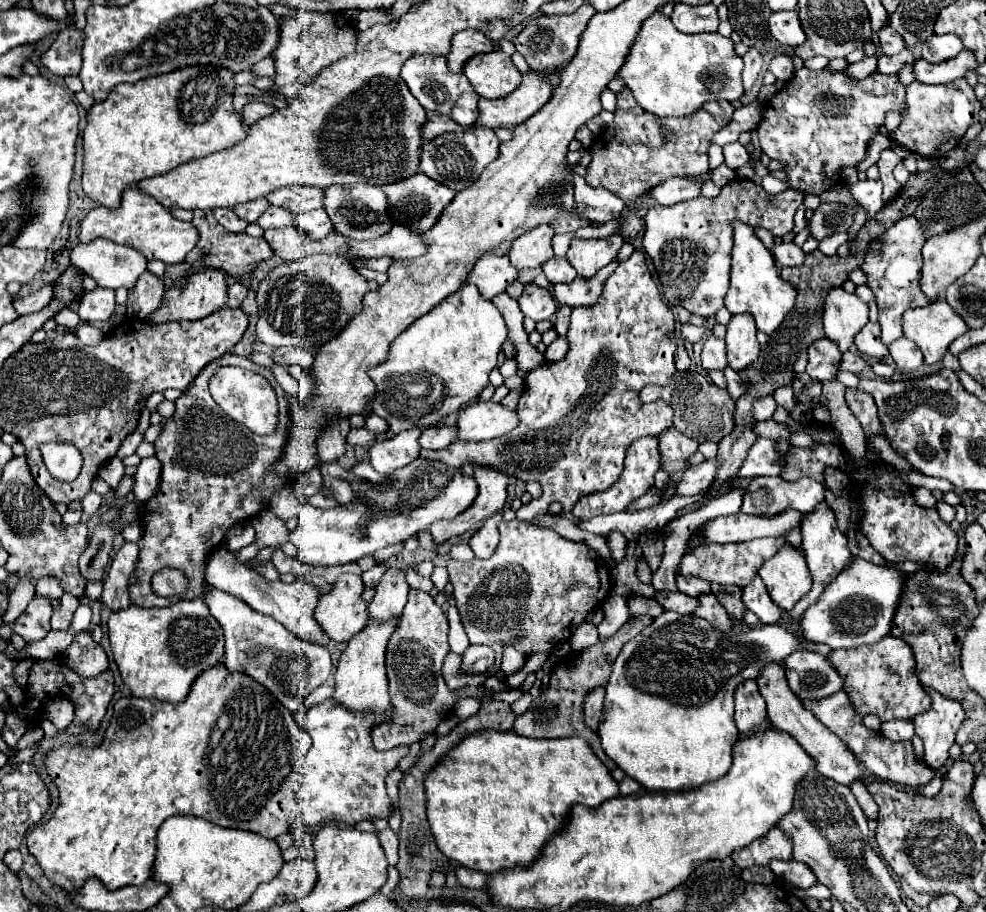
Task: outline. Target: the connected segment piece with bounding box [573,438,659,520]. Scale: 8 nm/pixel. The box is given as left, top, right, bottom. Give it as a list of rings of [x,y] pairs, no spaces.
[[[639,438],[639,440],[635,440],[627,448],[625,470],[619,476],[619,480],[611,488],[607,488],[603,492],[595,492],[591,496],[583,496],[583,500],[579,500],[579,504],[575,504],[573,516],[581,518],[581,520],[591,520],[593,516],[601,516],[601,514],[625,512],[625,508],[633,500],[643,496],[653,486],[653,476],[655,476],[657,470],[659,470],[659,444],[657,444],[657,438]]]

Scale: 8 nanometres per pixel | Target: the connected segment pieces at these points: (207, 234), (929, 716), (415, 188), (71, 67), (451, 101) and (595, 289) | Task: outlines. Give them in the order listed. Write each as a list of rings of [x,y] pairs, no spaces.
[[[195,210],[193,212],[193,224],[195,224],[195,228],[199,228],[201,238],[199,238],[199,244],[185,258],[187,262],[193,264],[191,272],[199,272],[199,268],[213,266],[213,268],[225,270],[233,278],[253,280],[253,272],[259,268],[259,264],[263,264],[263,262],[267,262],[267,260],[271,260],[275,256],[273,248],[269,246],[269,242],[265,238],[253,238],[253,236],[249,236],[245,232],[241,232],[241,234],[227,232],[215,220],[215,216],[211,214],[211,210]]]
[[[927,688],[927,694],[931,696],[933,704],[927,712],[919,714],[913,724],[915,732],[925,742],[925,760],[931,768],[945,766],[949,758],[949,748],[955,742],[955,732],[959,730],[965,710],[957,700],[951,700],[933,688]]]
[[[423,172],[407,178],[407,180],[401,180],[399,184],[387,184],[387,188],[383,188],[383,192],[387,192],[391,204],[397,204],[401,200],[401,208],[405,212],[423,212],[427,204],[433,204],[435,214],[441,214],[443,208],[455,196],[455,192],[451,188],[431,180]]]
[[[77,28],[59,32],[55,44],[43,54],[43,64],[57,76],[77,76],[81,70],[81,50],[85,34]]]
[[[433,54],[411,56],[401,68],[401,78],[407,82],[411,94],[419,100],[419,104],[427,112],[437,112],[437,114],[449,114],[463,92],[473,92],[473,86],[463,72],[455,74],[447,68],[445,56],[433,56]]]
[[[613,260],[611,264],[607,264],[605,268],[601,268],[599,272],[595,272],[595,276],[591,278],[581,278],[577,276],[573,282],[569,284],[555,284],[553,286],[553,294],[555,300],[559,304],[567,304],[571,308],[575,306],[591,306],[595,304],[595,300],[599,300],[605,278],[617,268],[617,262]]]

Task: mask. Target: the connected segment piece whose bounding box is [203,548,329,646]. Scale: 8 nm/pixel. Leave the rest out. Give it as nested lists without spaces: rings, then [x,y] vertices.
[[[217,548],[207,556],[203,574],[205,574],[205,582],[209,586],[219,588],[223,592],[229,592],[229,594],[245,600],[251,608],[255,608],[257,612],[263,612],[263,614],[279,620],[283,626],[287,626],[291,632],[295,632],[303,640],[311,640],[311,642],[323,644],[323,646],[329,644],[329,636],[321,630],[321,626],[313,618],[313,612],[315,612],[319,596],[321,596],[315,584],[311,584],[311,582],[287,584],[287,582],[281,582],[281,580],[269,582],[259,572],[255,572],[255,570],[247,568],[245,564],[241,564],[235,558],[235,554],[231,550],[227,550],[227,548]]]

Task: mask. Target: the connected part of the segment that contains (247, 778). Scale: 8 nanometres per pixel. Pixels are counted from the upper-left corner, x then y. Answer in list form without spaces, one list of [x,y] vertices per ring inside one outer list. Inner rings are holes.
[[[223,664],[203,672],[203,676],[199,676],[199,680],[195,680],[187,700],[179,702],[179,704],[161,702],[161,700],[145,700],[145,698],[135,698],[135,696],[119,698],[115,704],[111,722],[103,734],[103,742],[99,746],[61,744],[61,746],[51,748],[47,752],[45,768],[47,768],[47,774],[57,784],[59,806],[55,808],[53,816],[45,824],[31,830],[31,834],[27,836],[27,848],[35,856],[39,866],[43,868],[45,876],[55,886],[63,888],[65,892],[79,892],[81,886],[85,884],[85,880],[91,876],[99,878],[105,884],[105,888],[109,888],[109,890],[117,890],[117,888],[123,888],[127,884],[143,884],[153,874],[153,862],[155,862],[155,852],[157,852],[157,846],[155,846],[157,830],[169,816],[177,816],[177,814],[201,816],[217,826],[241,828],[241,830],[257,832],[265,838],[275,838],[275,836],[287,832],[291,828],[291,824],[299,818],[299,802],[295,798],[295,788],[297,788],[295,776],[299,776],[301,760],[305,758],[309,746],[311,746],[311,738],[299,728],[293,714],[267,688],[263,688],[259,682],[251,680],[249,676],[243,676],[241,672],[229,674]]]

